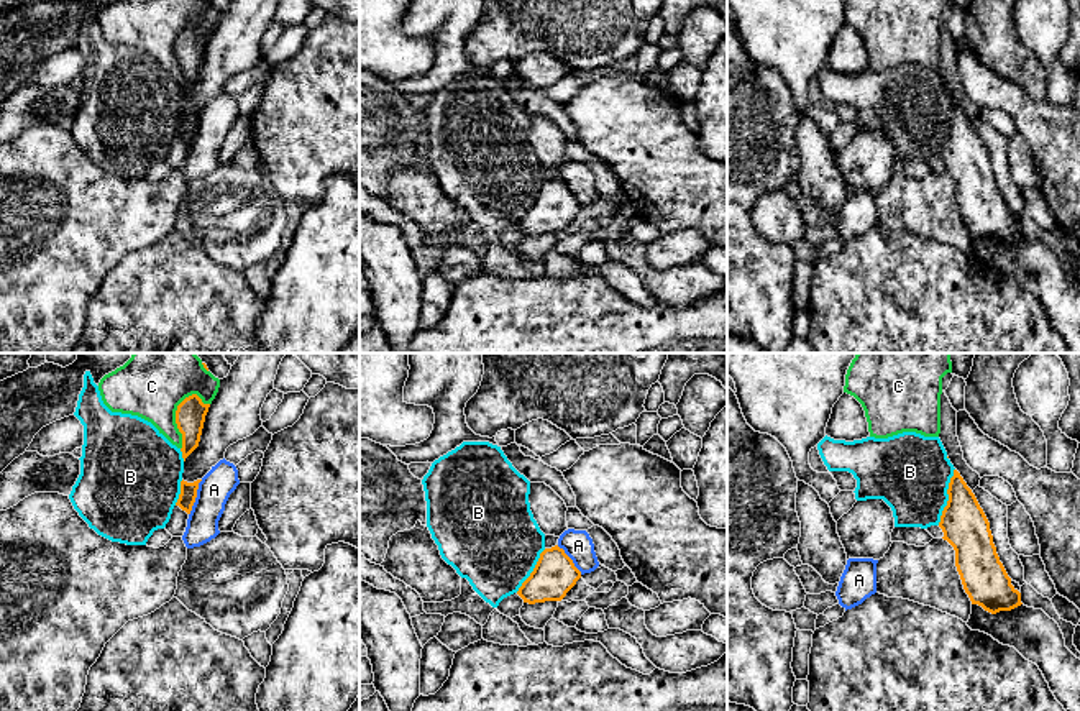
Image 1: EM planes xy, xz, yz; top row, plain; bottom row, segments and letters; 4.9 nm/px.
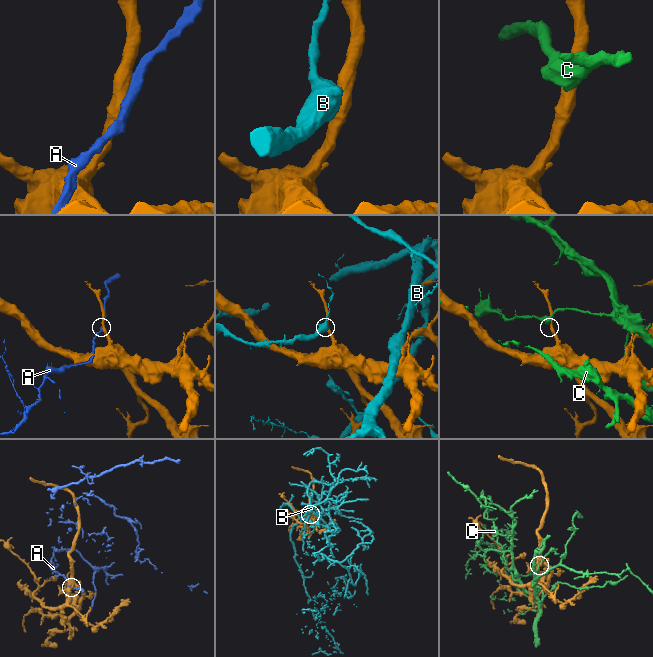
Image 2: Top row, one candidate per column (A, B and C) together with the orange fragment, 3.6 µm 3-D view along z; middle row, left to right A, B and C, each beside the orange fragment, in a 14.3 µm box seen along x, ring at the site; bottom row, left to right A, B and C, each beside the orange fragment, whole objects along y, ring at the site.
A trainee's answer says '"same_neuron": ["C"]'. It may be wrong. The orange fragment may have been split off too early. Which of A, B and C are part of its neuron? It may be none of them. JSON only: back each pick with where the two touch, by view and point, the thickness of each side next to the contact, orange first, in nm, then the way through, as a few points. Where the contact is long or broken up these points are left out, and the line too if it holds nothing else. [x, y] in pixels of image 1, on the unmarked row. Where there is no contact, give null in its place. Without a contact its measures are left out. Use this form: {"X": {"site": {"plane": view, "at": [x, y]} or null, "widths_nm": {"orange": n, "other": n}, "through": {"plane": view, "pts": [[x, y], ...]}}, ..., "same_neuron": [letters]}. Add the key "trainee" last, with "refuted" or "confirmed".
{"same_neuron": [], "trainee": "refuted"}

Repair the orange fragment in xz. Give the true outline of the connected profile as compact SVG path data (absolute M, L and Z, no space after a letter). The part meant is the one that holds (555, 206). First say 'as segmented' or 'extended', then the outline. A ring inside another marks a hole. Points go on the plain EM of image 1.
as segmented | M558 177L545 181L517 227L524 235L561 233L581 210L581 204Z

